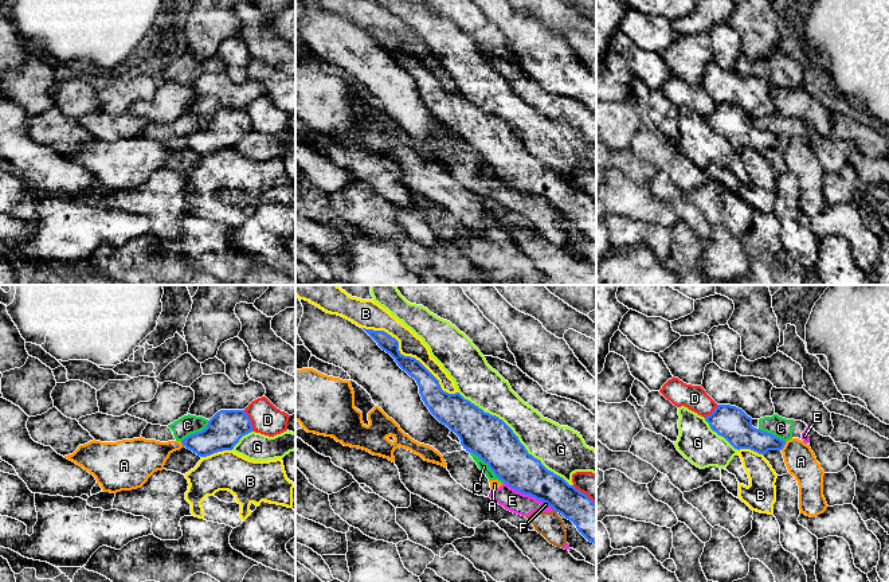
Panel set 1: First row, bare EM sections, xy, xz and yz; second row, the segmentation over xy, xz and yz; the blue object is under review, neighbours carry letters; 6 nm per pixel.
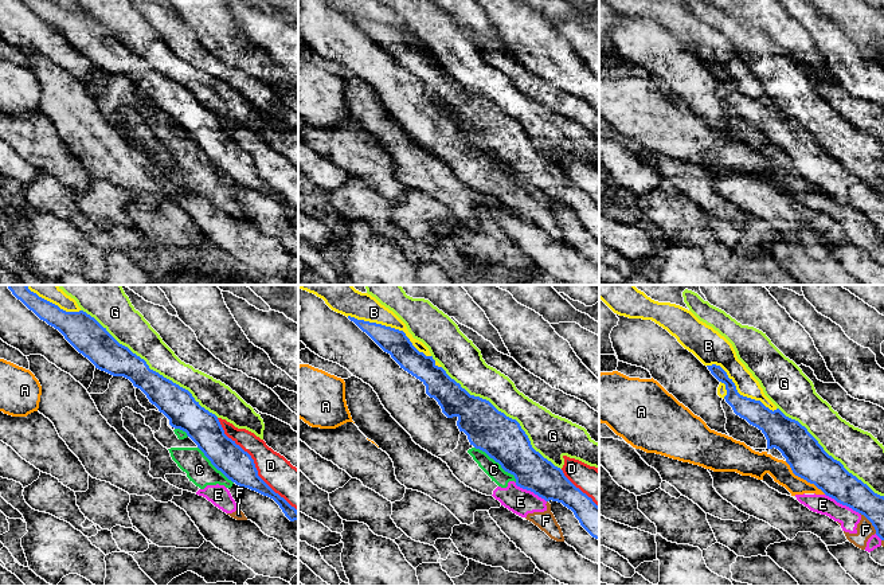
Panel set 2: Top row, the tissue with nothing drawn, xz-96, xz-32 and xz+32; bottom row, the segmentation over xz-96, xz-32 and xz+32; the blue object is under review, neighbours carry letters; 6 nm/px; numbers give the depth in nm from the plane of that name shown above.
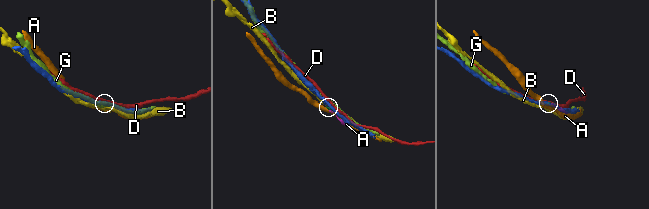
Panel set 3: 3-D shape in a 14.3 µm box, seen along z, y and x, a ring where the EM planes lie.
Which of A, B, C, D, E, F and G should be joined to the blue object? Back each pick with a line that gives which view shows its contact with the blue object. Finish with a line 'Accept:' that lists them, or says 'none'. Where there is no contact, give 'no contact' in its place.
Accept: none

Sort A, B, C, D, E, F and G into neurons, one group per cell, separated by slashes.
A / B / C E F / D / G

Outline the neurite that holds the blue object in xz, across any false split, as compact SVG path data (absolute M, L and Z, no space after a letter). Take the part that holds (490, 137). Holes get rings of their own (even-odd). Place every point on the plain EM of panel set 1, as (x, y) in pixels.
M363 28L416 79L430 112L459 136L466 151L477 153L510 187L547 202L596 243L596 203L586 192L529 153L502 118L485 112L459 91L443 90L419 59L400 52L395 36L384 30Z

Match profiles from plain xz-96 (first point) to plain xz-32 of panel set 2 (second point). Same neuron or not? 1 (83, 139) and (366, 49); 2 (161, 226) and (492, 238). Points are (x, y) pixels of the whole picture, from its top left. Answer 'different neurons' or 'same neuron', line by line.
1: different neurons
2: same neuron

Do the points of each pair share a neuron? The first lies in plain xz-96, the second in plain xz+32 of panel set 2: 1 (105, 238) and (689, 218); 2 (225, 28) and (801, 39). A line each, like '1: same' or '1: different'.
1: same
2: different

